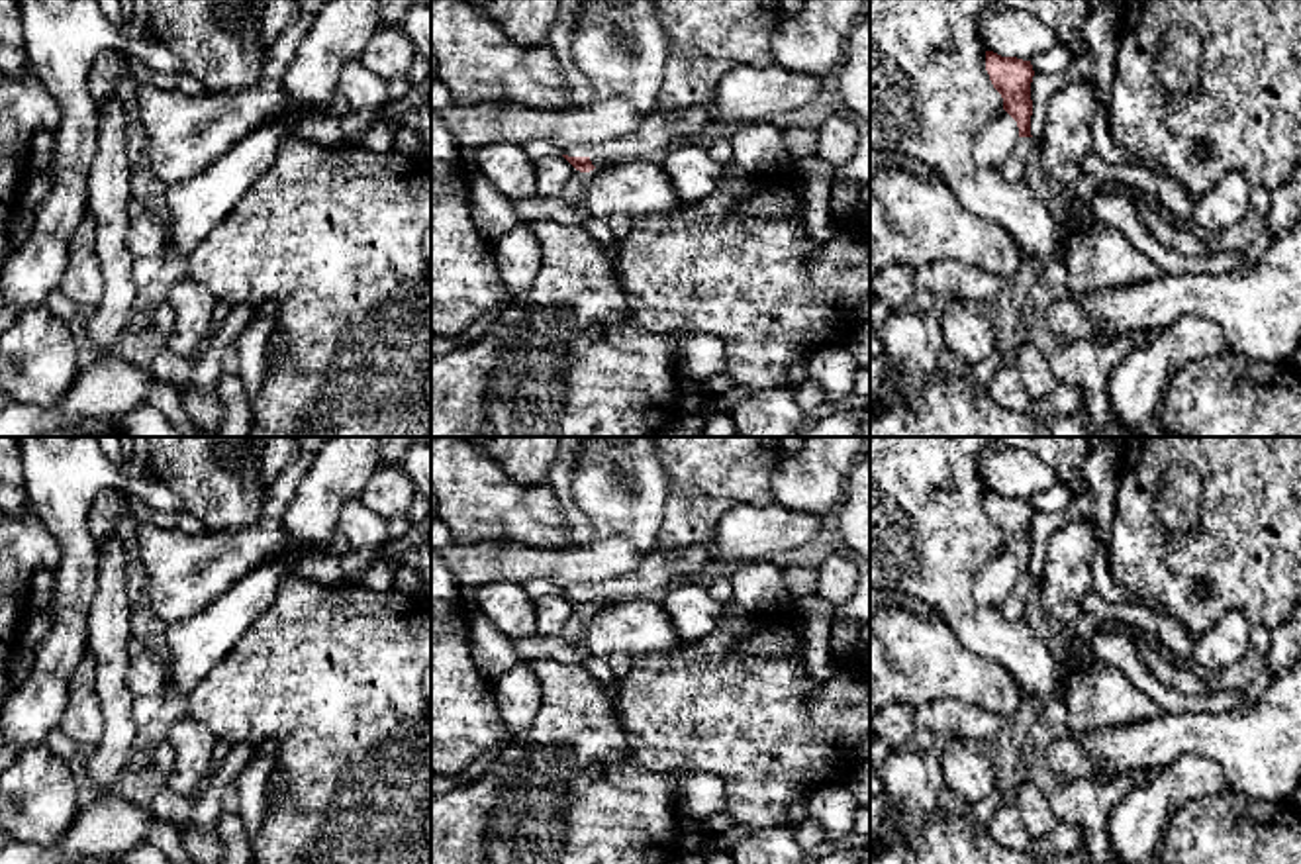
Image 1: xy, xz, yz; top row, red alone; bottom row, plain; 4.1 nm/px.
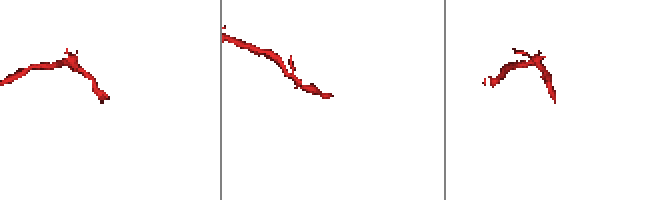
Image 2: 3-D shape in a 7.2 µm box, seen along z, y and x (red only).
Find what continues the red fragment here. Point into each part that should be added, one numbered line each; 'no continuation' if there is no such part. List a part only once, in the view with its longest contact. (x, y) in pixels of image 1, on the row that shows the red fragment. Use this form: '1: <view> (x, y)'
1: xz (657, 130)

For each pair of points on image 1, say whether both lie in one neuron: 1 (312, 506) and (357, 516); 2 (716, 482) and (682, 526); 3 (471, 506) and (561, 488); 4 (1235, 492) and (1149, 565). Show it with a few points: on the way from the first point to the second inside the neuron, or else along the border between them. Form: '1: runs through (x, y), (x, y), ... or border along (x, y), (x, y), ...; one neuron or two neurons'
1: border along (357, 498), (343, 508), (337, 528); two neurons
2: runs through (704, 490), (692, 514); one neuron
3: border along (547, 484), (561, 510); two neurons
4: runs through (1227, 518), (1182, 563), (1174, 563); one neuron

